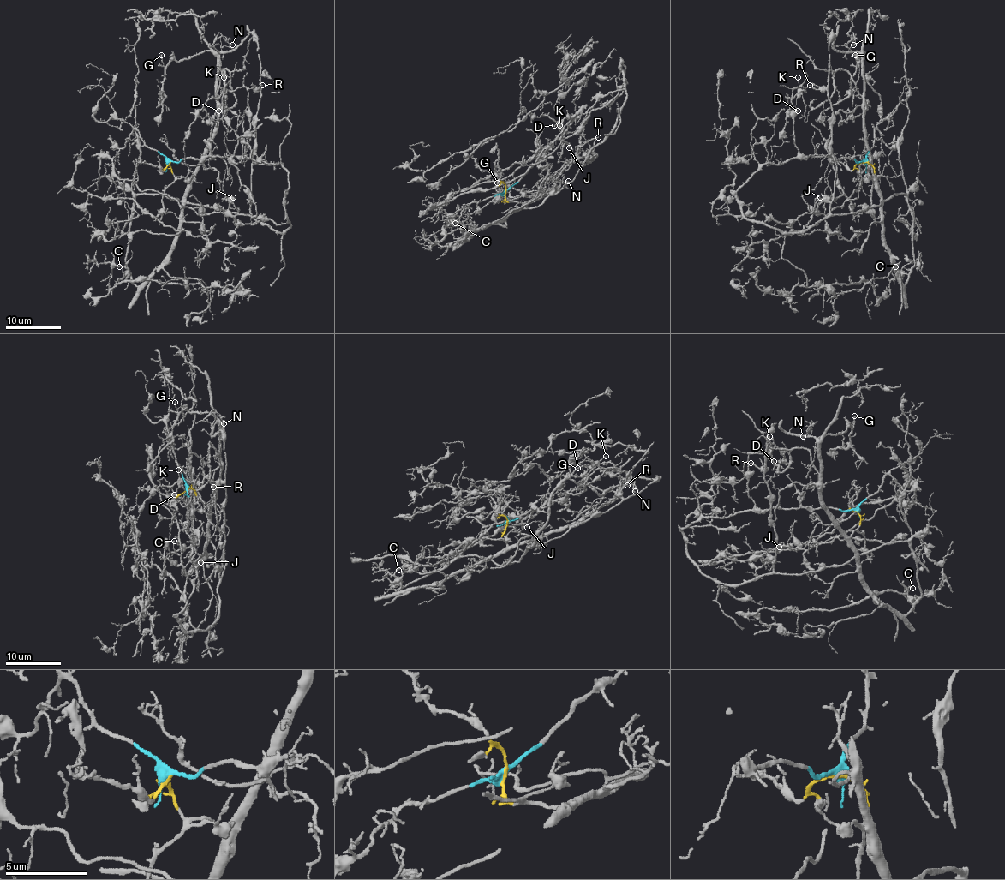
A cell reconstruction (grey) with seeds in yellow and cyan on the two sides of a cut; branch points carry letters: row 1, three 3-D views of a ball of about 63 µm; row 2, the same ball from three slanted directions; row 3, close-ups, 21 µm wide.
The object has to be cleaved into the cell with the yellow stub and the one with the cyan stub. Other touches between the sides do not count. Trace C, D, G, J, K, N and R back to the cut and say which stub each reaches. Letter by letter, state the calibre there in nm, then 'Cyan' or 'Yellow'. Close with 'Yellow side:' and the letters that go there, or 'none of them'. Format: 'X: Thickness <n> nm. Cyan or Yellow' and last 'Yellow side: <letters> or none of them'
C: Thickness 150 nm. Yellow
D: Thickness 120 nm. Cyan
G: Thickness 130 nm. Yellow
J: Thickness 170 nm. Cyan
K: Thickness 90 nm. Cyan
N: Thickness 160 nm. Yellow
R: Thickness 150 nm. Cyan
Yellow side: C, G, N

